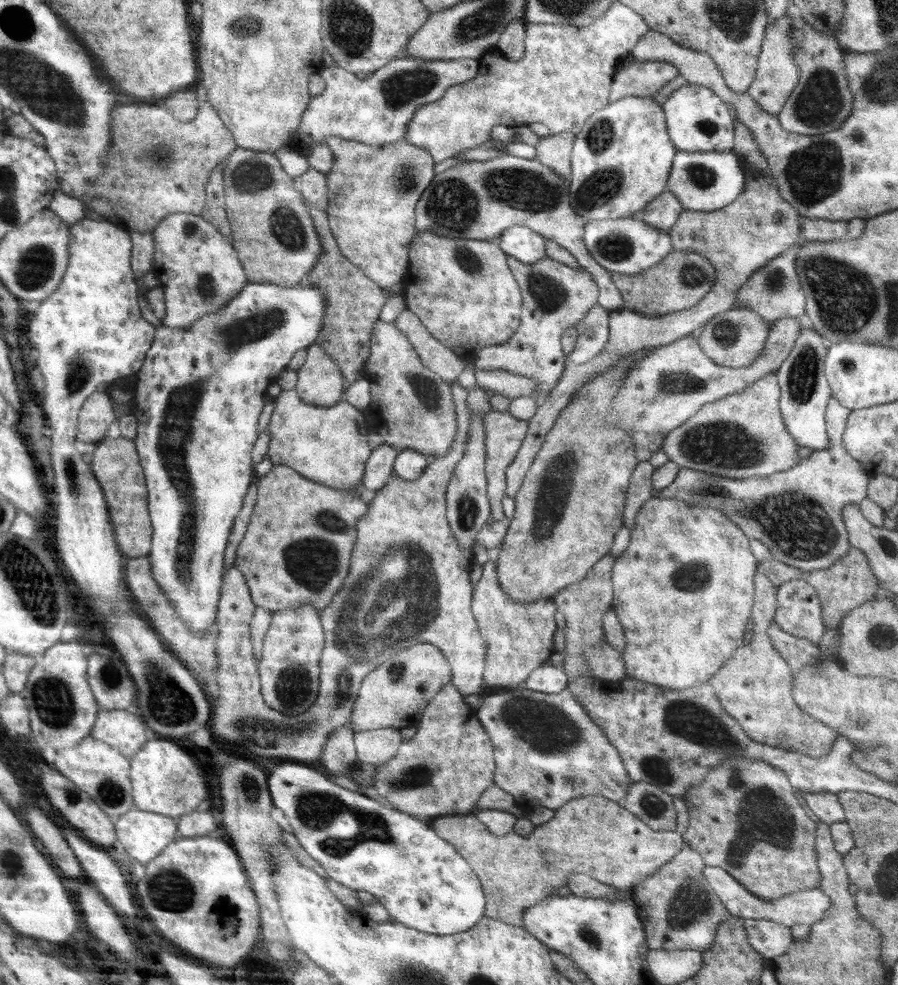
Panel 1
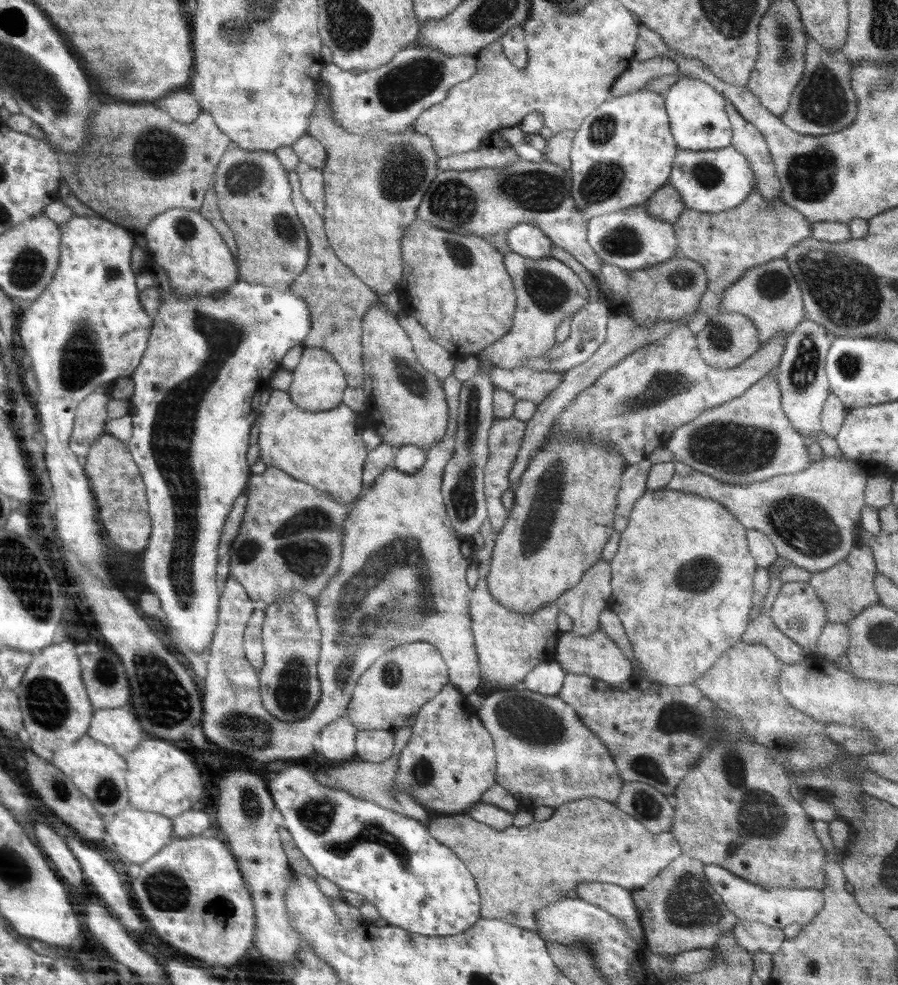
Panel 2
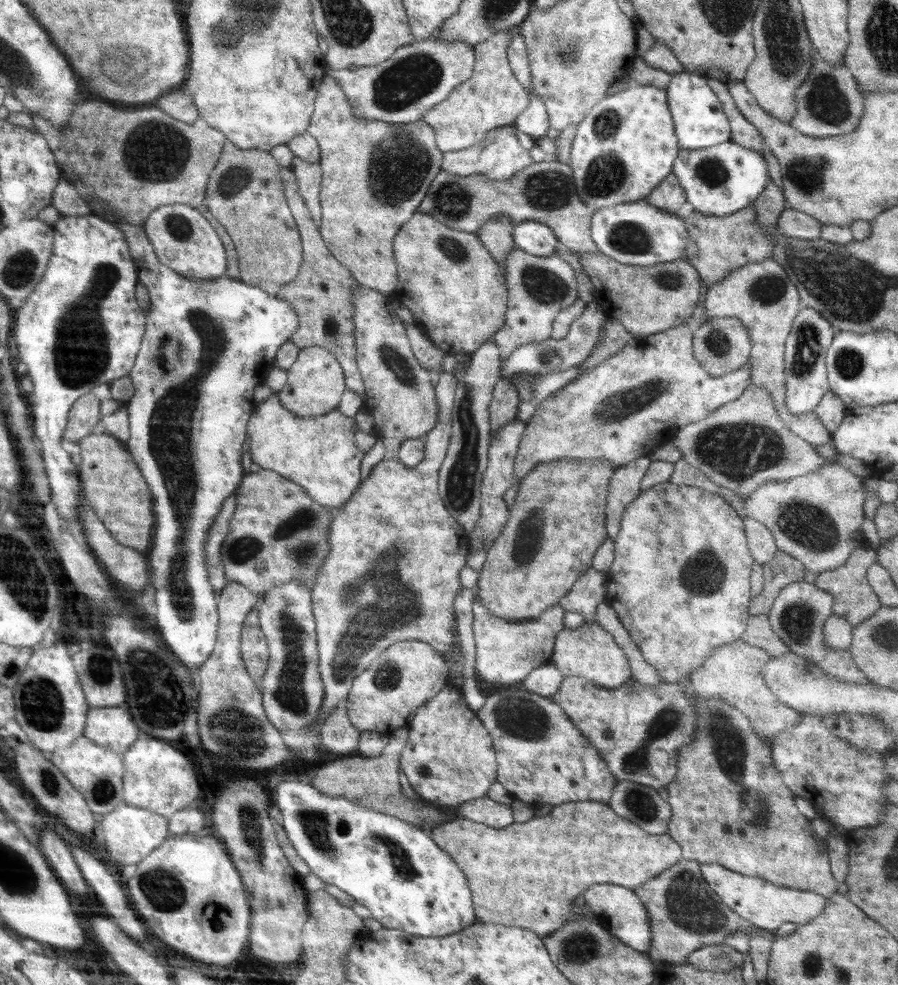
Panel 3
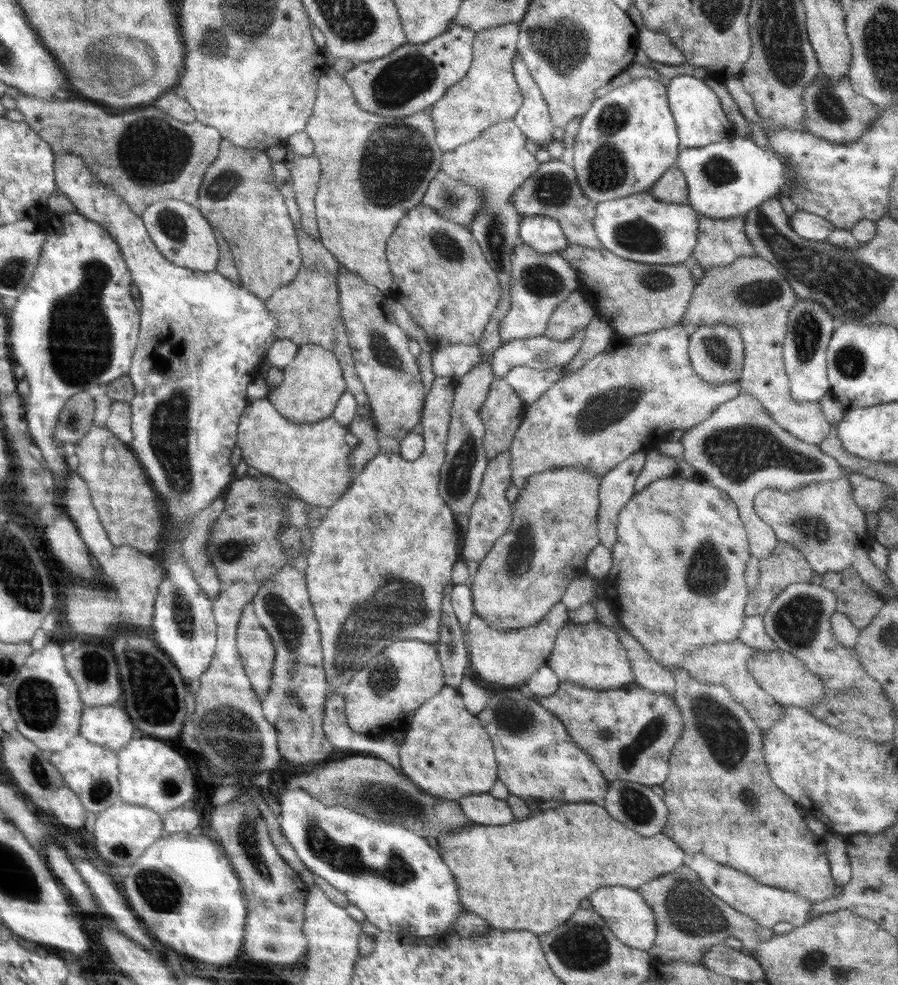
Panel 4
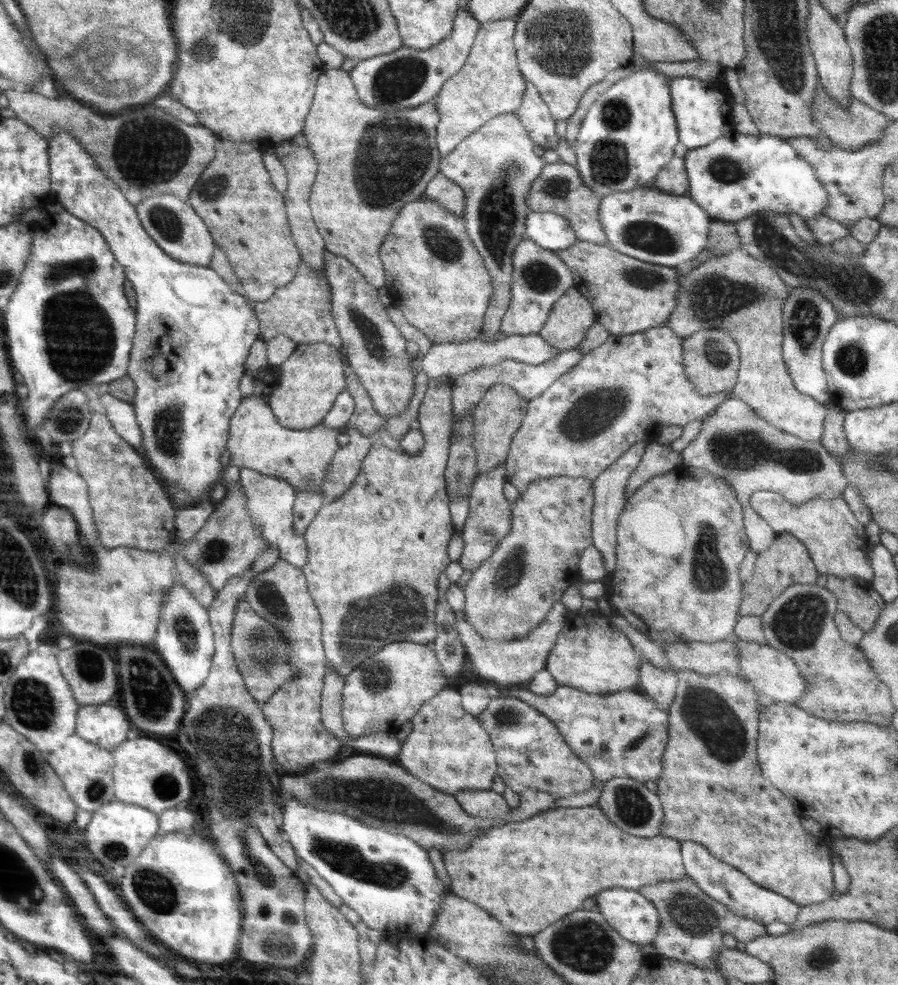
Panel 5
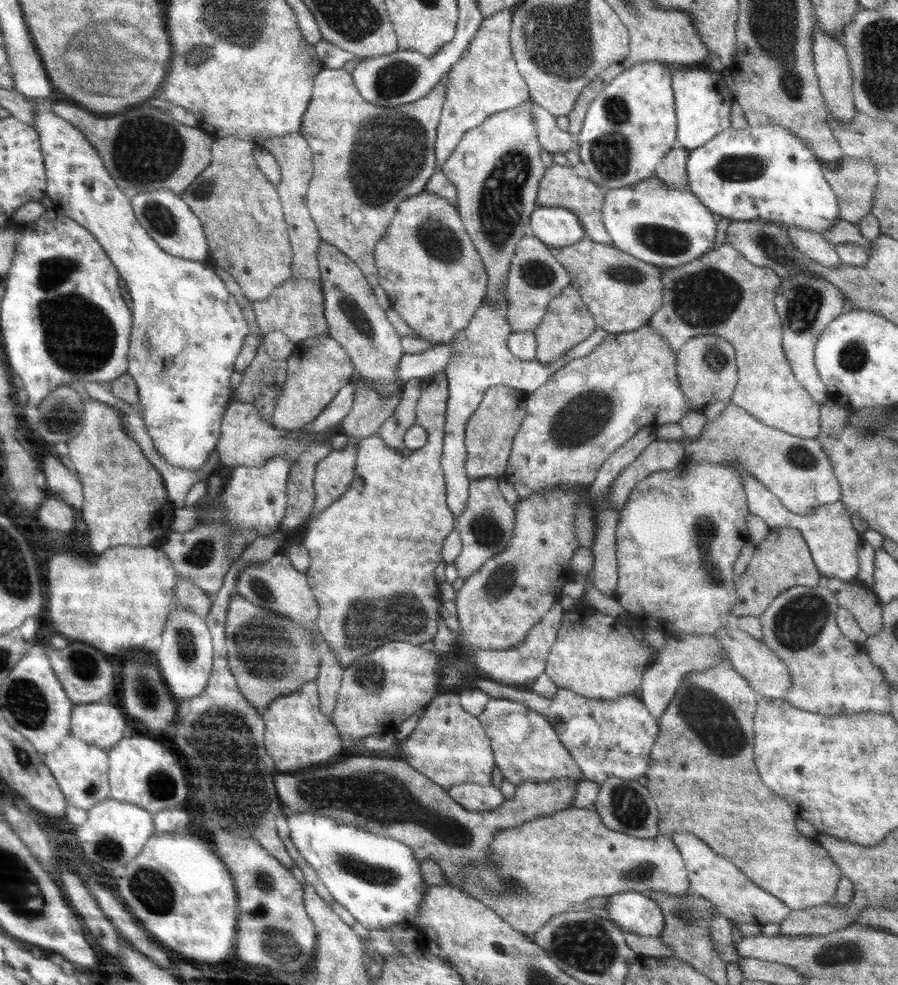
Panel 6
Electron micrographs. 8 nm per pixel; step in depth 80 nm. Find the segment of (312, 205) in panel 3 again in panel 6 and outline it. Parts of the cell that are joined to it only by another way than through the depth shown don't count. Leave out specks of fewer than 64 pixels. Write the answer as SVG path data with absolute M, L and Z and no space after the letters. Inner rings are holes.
M300 132L282 136L282 138L270 138L270 140L260 144L260 147L274 156L281 170L281 179L280 184L277 185L277 192L281 201L285 223L287 224L288 238L293 254L291 264L293 271L290 280L304 277L309 281L318 281L321 276L317 252L321 238L307 206L309 182L313 177L311 148L309 144L306 144L306 140L300 135Z

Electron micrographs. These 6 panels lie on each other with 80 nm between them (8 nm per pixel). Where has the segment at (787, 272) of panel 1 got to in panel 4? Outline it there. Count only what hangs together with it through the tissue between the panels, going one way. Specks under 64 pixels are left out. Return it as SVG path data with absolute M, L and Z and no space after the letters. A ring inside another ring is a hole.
M739 256L732 264L728 266L713 266L712 268L707 268L707 270L703 270L702 279L699 279L698 282L695 282L694 292L692 298L689 302L689 307L685 312L685 315L681 318L681 322L678 324L682 325L685 329L688 324L698 324L698 326L704 325L713 325L713 324L727 324L728 326L734 327L740 334L740 338L744 341L744 366L742 374L738 382L741 384L740 393L750 393L752 396L755 396L759 403L766 409L766 412L771 414L772 420L779 424L782 428L786 429L786 432L793 434L796 438L807 442L808 444L820 444L826 436L829 435L830 431L830 424L826 420L826 417L823 415L821 406L819 406L819 401L816 402L807 402L807 400L793 400L791 397L791 392L789 389L789 378L788 375L785 373L785 364L783 361L783 342L786 339L786 331L788 326L788 315L792 310L792 307L796 304L797 296L795 295L794 289L790 286L790 283L782 276L781 272L778 272L777 268L774 268L773 264L770 264L767 260L764 260L764 257L758 256Z

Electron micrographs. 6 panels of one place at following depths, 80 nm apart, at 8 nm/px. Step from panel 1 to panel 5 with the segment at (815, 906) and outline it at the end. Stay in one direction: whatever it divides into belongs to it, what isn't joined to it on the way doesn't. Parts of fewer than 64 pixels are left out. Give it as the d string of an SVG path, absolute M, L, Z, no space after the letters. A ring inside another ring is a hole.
M686 840L679 841L679 843L681 844L685 874L691 876L694 882L711 899L724 904L734 914L755 920L764 926L776 921L783 922L784 924L793 924L795 922L801 907L799 904L751 881L745 873L712 856L710 851L702 846L702 844Z

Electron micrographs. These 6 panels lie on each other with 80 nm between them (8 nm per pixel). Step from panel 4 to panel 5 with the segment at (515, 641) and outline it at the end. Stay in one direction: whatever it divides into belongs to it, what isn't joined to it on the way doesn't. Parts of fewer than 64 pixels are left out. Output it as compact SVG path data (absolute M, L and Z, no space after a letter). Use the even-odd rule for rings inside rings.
M560 601L556 602L552 613L527 635L504 642L485 641L477 634L473 626L463 618L459 618L456 628L460 634L462 644L468 653L468 660L472 662L472 668L474 668L474 672L476 672L478 677L495 682L499 686L500 684L502 686L514 686L530 681L538 672L544 670L548 655L551 653L557 641L557 636L564 627L565 621L569 618L570 614Z

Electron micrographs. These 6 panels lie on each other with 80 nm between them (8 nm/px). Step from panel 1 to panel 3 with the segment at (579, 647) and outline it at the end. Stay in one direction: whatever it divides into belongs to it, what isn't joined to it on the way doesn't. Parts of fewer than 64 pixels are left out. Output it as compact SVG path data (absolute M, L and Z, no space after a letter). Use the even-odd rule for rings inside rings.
M592 567L573 582L573 587L561 598L564 611L581 614L586 623L594 621L596 607L606 602L607 576Z

